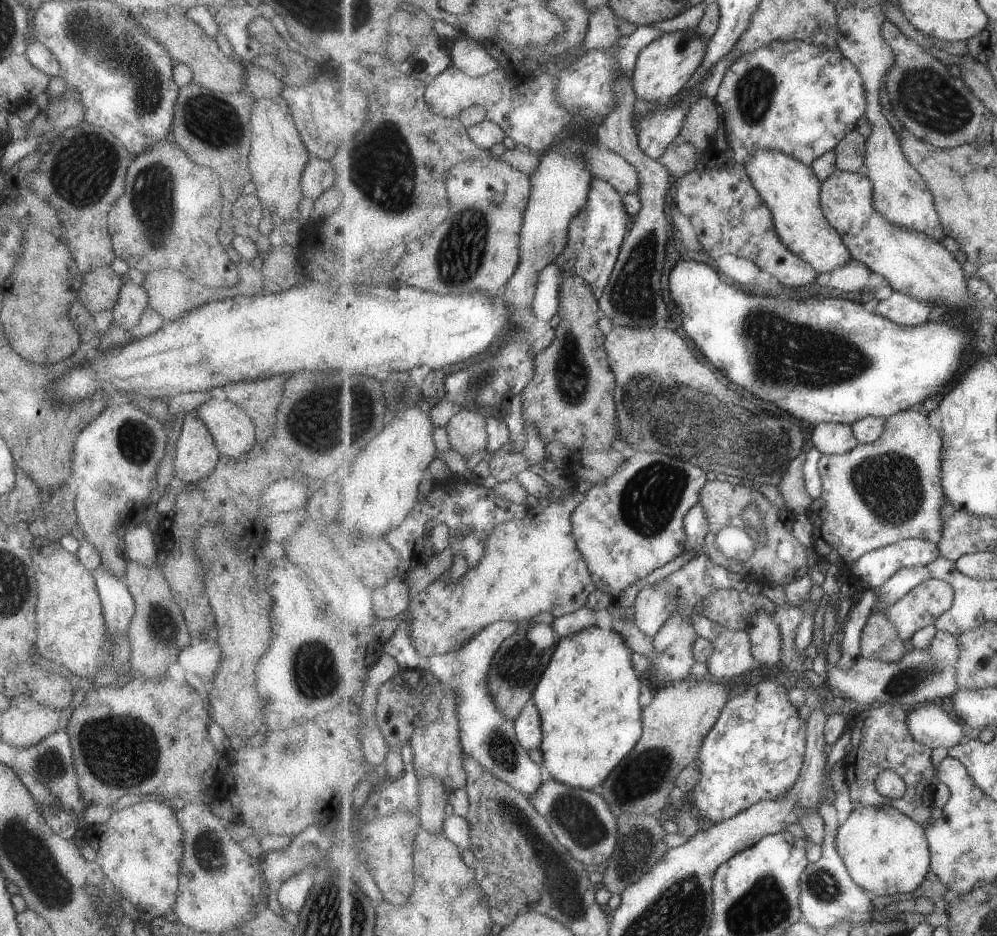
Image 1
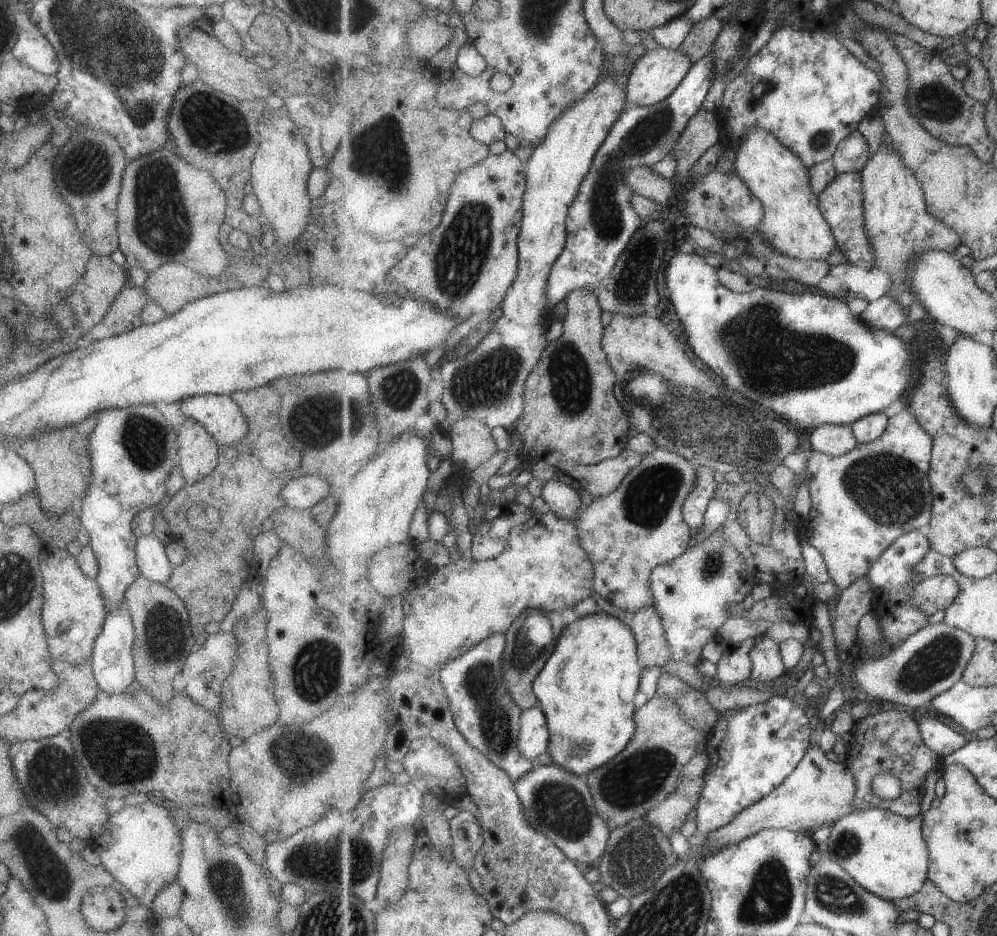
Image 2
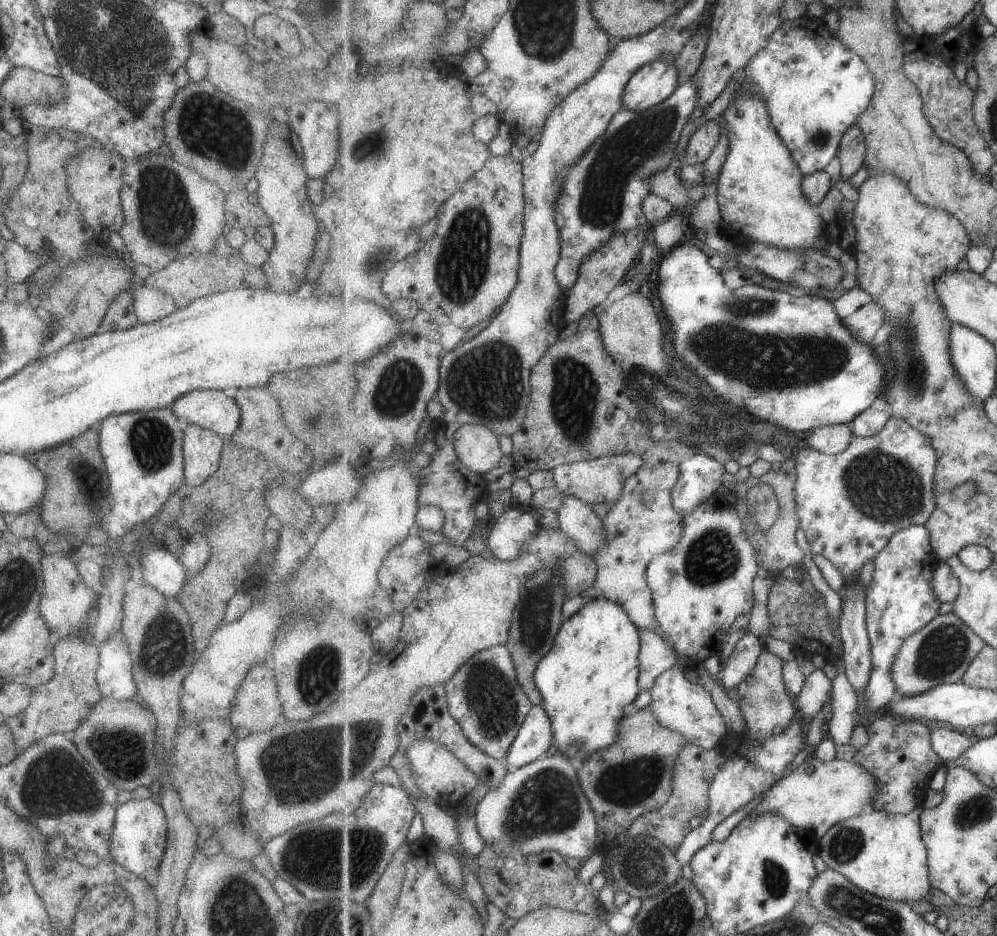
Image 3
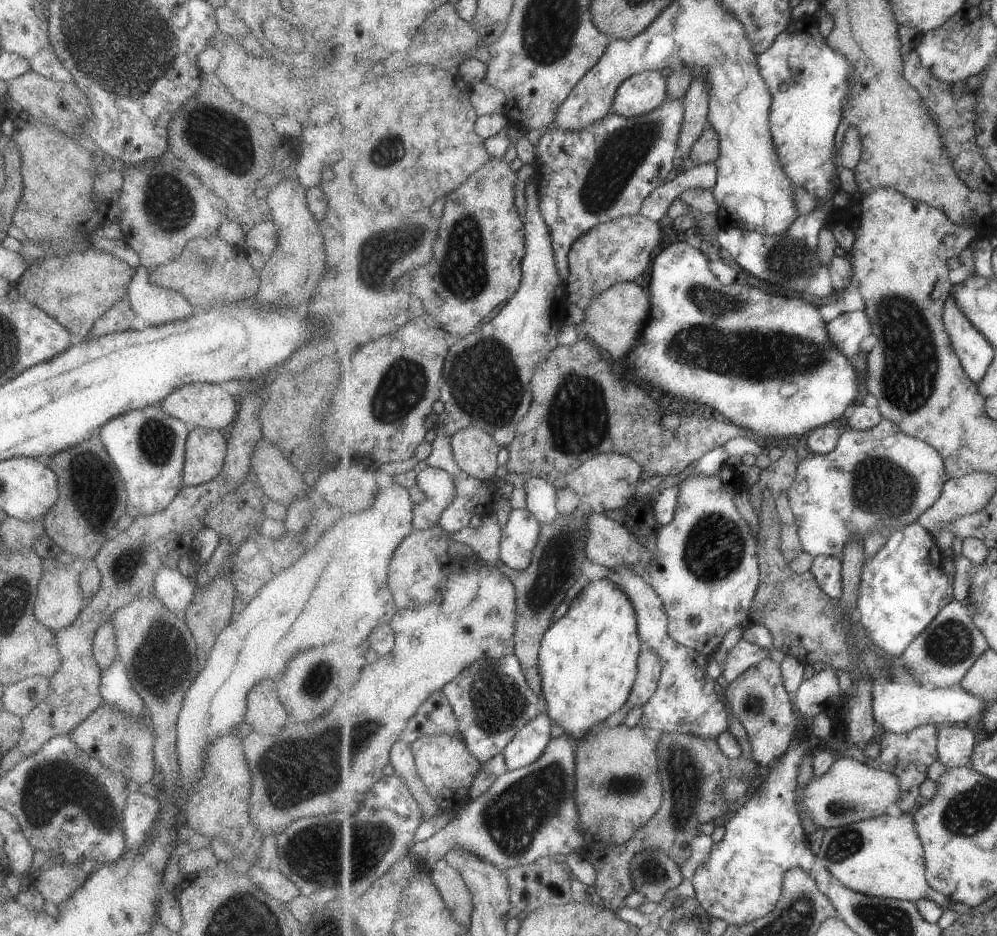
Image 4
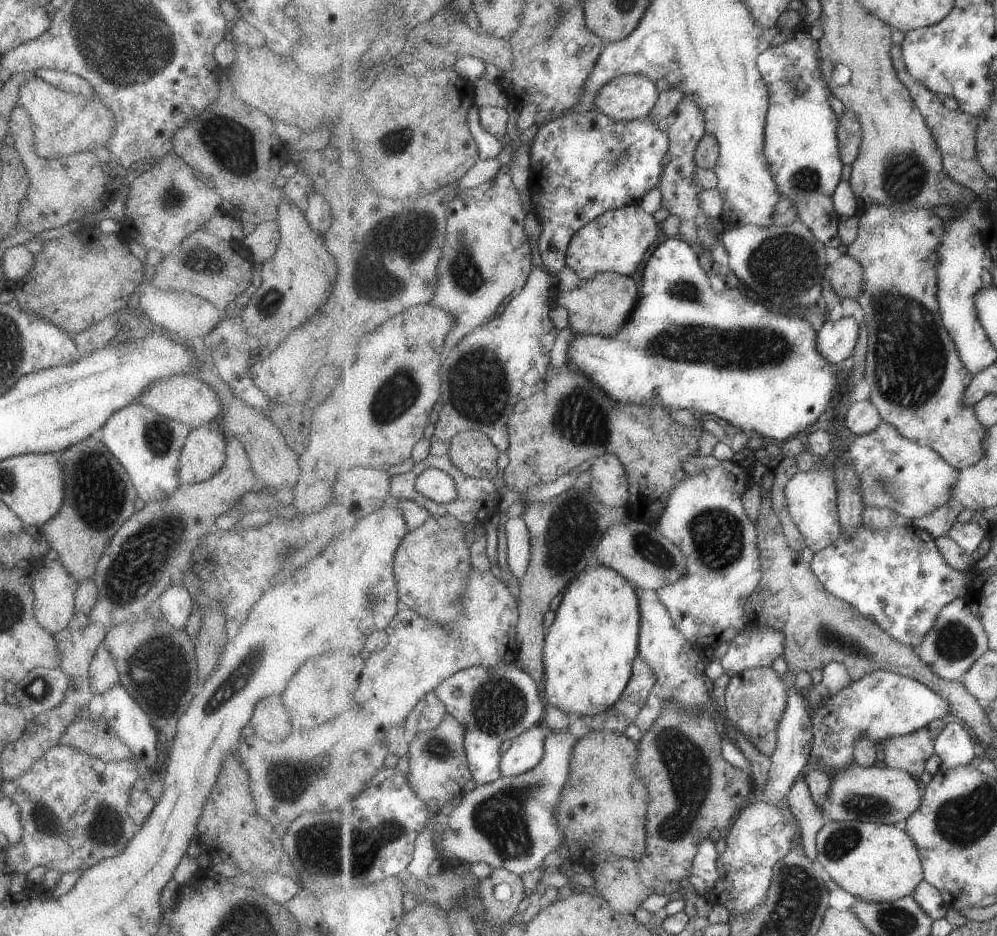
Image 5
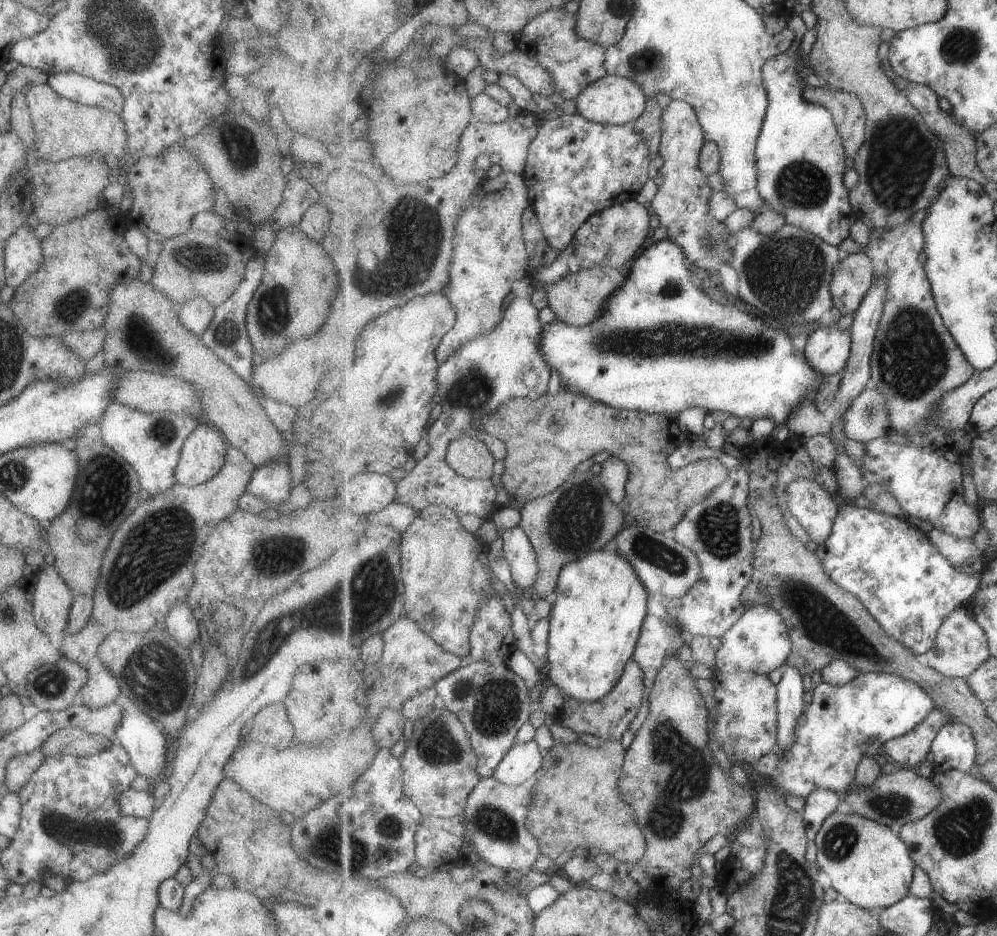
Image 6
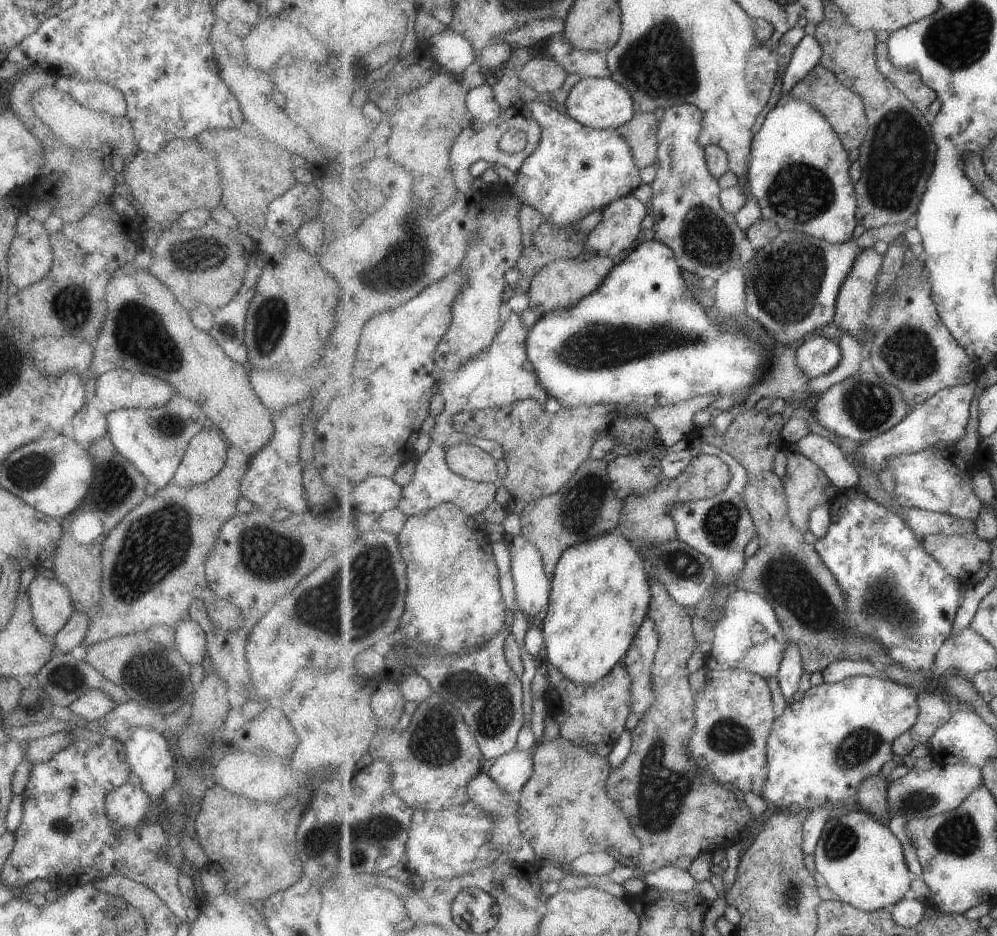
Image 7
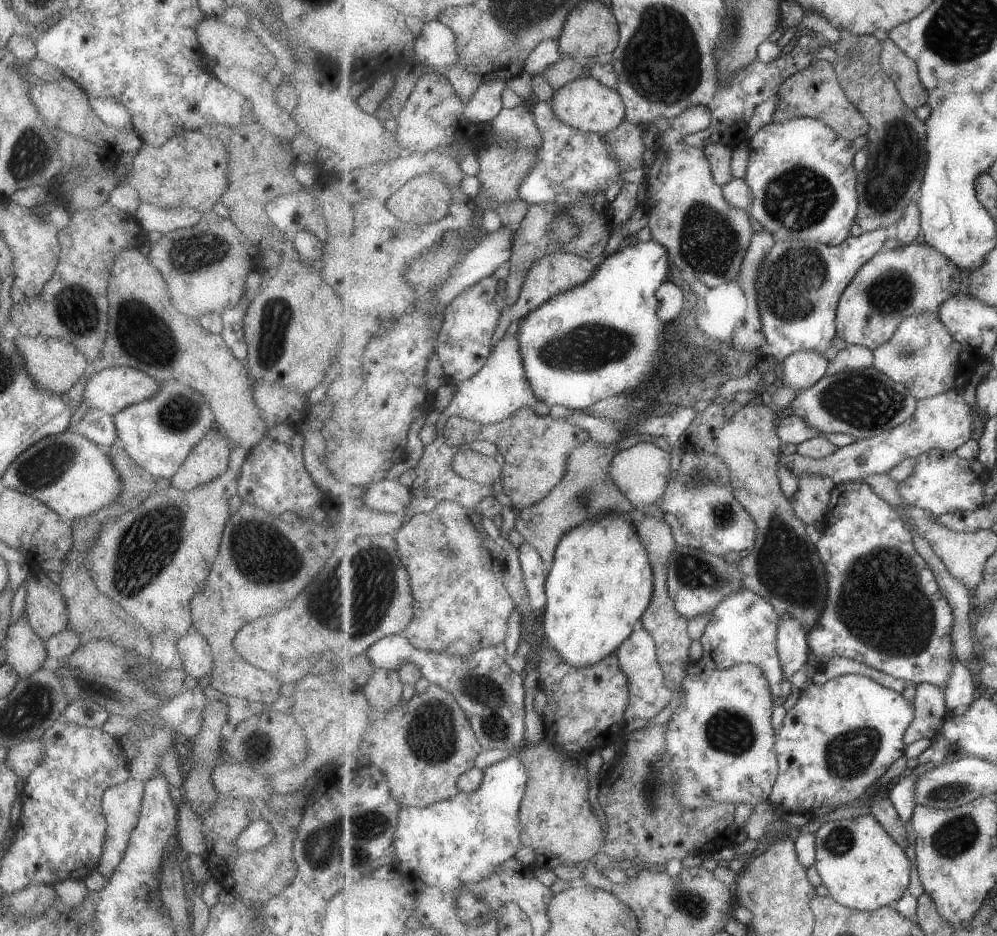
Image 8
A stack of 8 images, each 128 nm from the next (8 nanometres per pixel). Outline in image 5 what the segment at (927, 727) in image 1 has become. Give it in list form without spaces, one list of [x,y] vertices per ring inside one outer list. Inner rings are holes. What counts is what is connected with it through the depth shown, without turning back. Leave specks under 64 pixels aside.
[[[948,720],[945,730],[935,742],[935,752],[941,757],[943,766],[957,768],[976,763],[973,737],[963,722]]]

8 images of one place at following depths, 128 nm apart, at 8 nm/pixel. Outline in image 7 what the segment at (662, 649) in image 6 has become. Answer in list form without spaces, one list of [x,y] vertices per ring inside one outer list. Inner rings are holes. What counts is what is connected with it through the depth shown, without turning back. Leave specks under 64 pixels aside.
[[[646,618],[641,625],[631,649],[621,662],[627,667],[633,679],[633,700],[631,715],[628,718],[628,730],[637,728],[639,721],[651,710],[657,696],[653,688],[652,668],[659,649],[659,633],[655,622]]]

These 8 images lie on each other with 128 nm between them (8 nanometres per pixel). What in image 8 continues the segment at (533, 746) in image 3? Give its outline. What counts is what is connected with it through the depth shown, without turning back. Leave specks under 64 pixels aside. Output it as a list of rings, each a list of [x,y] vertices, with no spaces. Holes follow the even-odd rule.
[[[514,753],[501,762],[485,768],[484,773],[483,786],[473,793],[460,791],[457,796],[424,809],[402,807],[399,810],[399,824],[394,835],[396,839],[394,865],[399,872],[412,879],[421,880],[426,886],[441,888],[444,893],[451,894],[453,890],[463,890],[463,888],[466,890],[471,884],[489,878],[503,862],[516,856],[522,845],[520,810],[528,789],[527,766],[521,762],[518,753]]]

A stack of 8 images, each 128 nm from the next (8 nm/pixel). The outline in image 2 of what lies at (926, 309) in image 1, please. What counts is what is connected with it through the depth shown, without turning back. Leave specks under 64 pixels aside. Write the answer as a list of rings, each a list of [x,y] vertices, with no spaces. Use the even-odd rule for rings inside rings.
[[[886,294],[869,303],[863,314],[859,318],[867,322],[873,328],[885,328],[889,332],[901,328],[903,324],[909,322],[909,312],[911,310],[901,305],[893,296]]]

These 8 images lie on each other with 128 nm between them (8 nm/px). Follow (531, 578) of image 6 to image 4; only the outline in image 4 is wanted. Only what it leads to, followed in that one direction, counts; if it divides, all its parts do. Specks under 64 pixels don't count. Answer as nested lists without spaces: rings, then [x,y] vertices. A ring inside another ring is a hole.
[[[528,508],[513,509],[507,526],[502,528],[502,562],[518,571],[529,568],[538,541],[541,541],[541,523],[537,517]]]

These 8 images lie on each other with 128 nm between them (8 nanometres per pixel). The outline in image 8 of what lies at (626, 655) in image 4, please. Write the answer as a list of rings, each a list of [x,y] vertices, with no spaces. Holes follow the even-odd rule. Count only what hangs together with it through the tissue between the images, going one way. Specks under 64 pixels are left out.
[[[607,512],[563,536],[546,584],[548,603],[541,620],[545,639],[573,668],[587,668],[616,652],[628,640],[651,604],[655,576],[645,544],[623,512]]]

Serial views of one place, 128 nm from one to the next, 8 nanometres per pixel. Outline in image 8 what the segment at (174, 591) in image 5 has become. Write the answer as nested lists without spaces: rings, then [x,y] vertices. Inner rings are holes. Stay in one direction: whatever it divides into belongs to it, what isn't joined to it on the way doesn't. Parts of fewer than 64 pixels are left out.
[[[190,626],[186,630],[186,633],[177,640],[176,648],[179,652],[181,668],[186,676],[199,680],[211,674],[213,658],[210,646],[195,628]]]

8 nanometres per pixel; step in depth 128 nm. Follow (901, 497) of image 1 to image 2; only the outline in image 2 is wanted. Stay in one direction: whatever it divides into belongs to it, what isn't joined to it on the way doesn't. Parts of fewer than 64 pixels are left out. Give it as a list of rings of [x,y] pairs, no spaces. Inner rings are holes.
[[[906,407],[890,418],[887,430],[879,438],[859,443],[851,452],[833,456],[811,450],[807,476],[812,504],[803,527],[809,542],[824,554],[831,578],[843,591],[859,577],[868,574],[871,564],[877,562],[897,538],[931,524],[934,504],[930,478],[933,449],[932,435]]]

